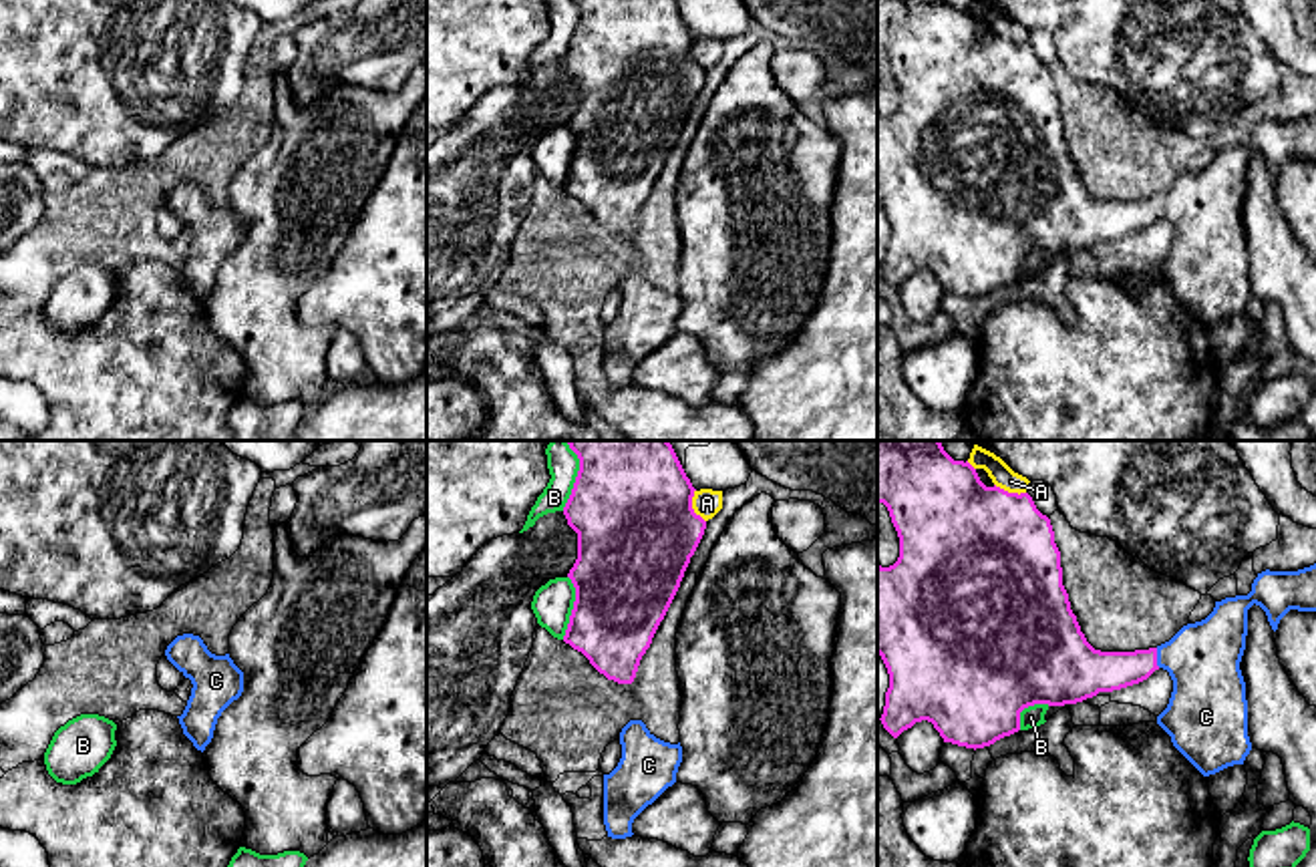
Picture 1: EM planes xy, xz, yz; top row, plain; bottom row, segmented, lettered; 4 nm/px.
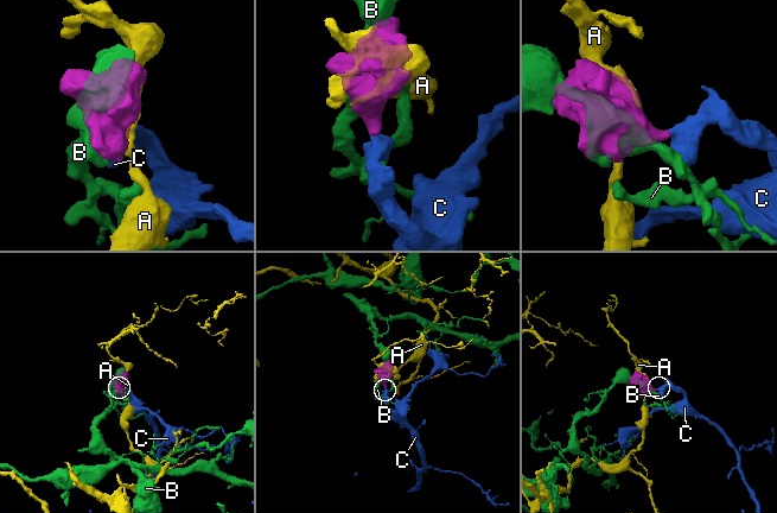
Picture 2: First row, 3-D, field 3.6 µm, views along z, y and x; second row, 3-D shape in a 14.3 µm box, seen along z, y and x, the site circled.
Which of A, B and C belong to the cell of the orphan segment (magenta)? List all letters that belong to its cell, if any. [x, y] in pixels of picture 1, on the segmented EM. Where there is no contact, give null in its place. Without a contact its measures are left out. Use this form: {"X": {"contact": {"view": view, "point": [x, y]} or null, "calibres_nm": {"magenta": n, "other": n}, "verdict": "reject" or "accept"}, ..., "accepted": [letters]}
{"A": {"contact": {"view": "xz", "point": [691, 505]}, "calibres_nm": {"magenta": 480, "other": 110}, "verdict": "reject"}, "B": {"contact": {"view": "xz", "point": [578, 475]}, "calibres_nm": {"magenta": 480, "other": 120}, "verdict": "reject"}, "C": {"contact": {"view": "yz", "point": [1156, 658]}, "calibres_nm": {"magenta": 170, "other": 300}, "verdict": "accept"}, "accepted": ["C"]}

